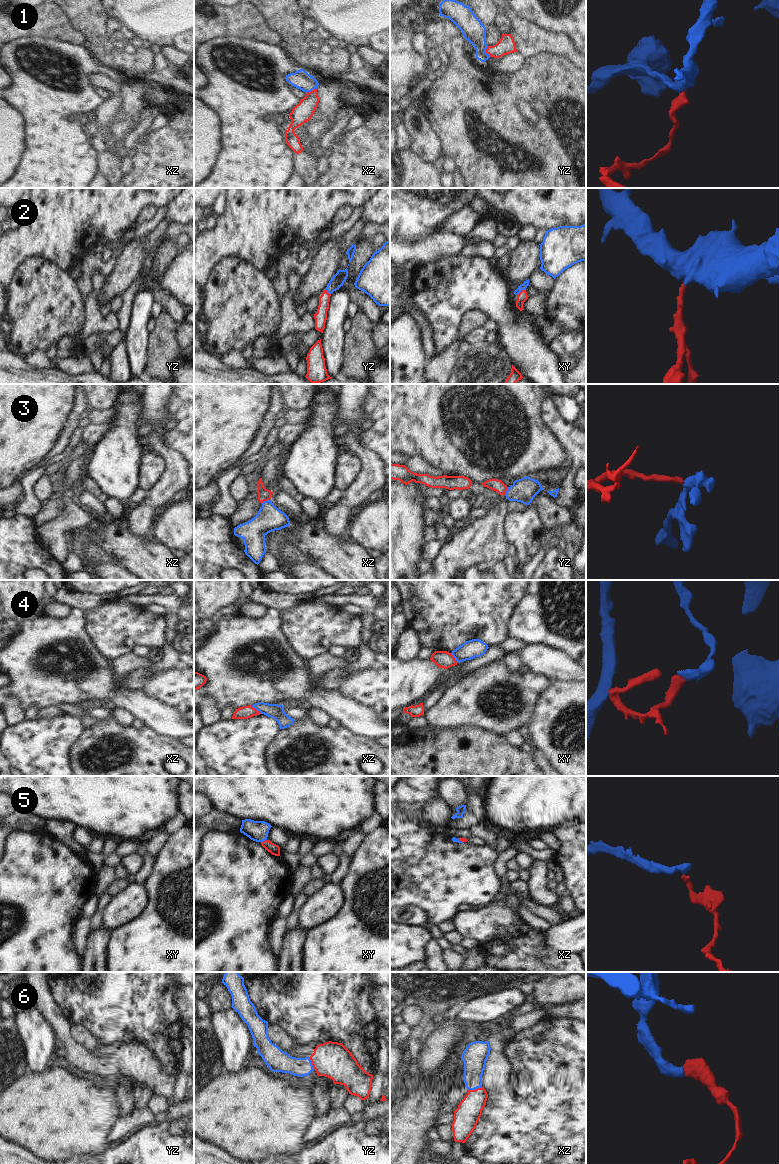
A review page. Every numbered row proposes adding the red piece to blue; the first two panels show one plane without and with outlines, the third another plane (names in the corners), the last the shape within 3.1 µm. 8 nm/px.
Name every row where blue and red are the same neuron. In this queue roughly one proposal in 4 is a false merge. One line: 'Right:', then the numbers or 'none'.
Right: 1, 2, 3, 5, 6

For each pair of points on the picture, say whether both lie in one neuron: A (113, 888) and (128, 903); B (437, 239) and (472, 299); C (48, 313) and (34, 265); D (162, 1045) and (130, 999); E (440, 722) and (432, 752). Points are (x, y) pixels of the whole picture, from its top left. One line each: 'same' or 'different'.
A: different
B: different
C: same
D: same
E: different

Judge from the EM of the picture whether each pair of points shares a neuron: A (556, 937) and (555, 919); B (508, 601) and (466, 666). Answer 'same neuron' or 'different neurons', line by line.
A: different neurons
B: different neurons

